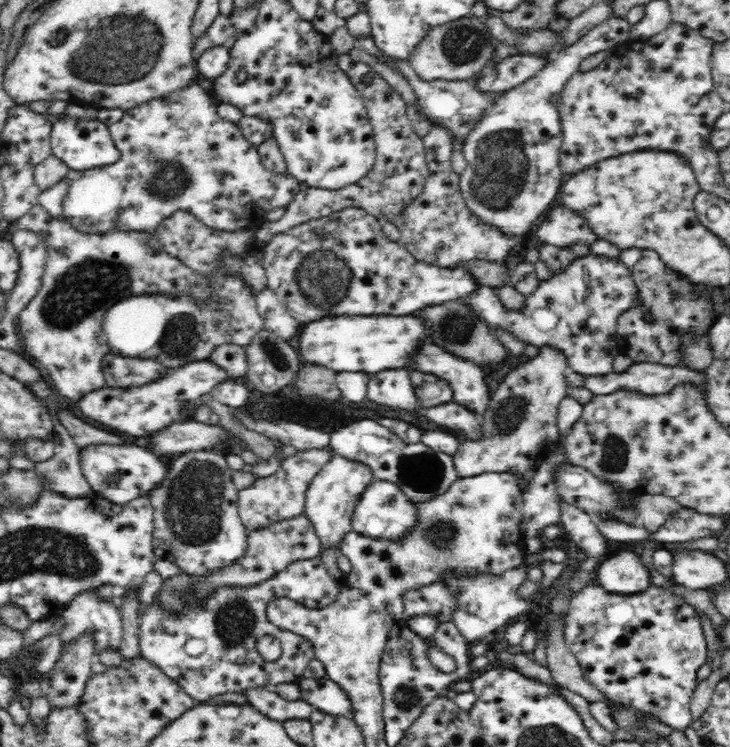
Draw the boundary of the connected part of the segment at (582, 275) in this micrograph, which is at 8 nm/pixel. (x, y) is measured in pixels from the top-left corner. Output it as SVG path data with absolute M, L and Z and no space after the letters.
M597 255L578 258L559 275L542 281L532 294L524 295L525 304L519 310L504 307L495 288L483 285L462 300L475 316L495 329L510 332L524 346L548 345L559 349L567 357L568 368L585 378L613 371L614 359L621 353L618 318L630 306L640 306L631 268L619 259Z

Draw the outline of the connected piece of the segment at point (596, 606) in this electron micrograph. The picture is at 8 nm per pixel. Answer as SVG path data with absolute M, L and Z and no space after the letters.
M594 578L572 596L563 635L586 678L605 694L605 698L644 712L674 731L685 731L695 723L690 701L698 683L697 672L706 664L706 639L699 614L696 607L674 593L670 585L653 584L644 592L622 595L608 592Z

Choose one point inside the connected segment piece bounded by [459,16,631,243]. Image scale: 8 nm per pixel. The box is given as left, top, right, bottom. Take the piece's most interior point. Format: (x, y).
(512, 176)

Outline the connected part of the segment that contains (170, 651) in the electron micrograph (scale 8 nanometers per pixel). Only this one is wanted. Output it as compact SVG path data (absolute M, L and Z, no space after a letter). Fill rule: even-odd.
M320 557L308 560L297 560L290 563L282 572L269 577L259 585L248 587L226 587L212 593L203 605L192 605L185 615L168 615L168 611L162 611L160 607L152 604L148 611L139 619L139 654L152 664L159 666L172 680L175 680L197 703L211 702L218 695L228 692L244 693L245 690L256 687L273 687L282 683L294 683L306 670L308 662L315 658L311 641L299 633L290 632L278 628L267 617L267 606L275 598L286 597L299 602L308 609L321 609L335 602L339 595L341 583L330 577ZM264 634L272 634L280 640L282 654L278 660L264 660L256 651L256 640ZM190 638L202 640L200 646L204 646L204 652L200 656L190 656L186 652L186 644Z

